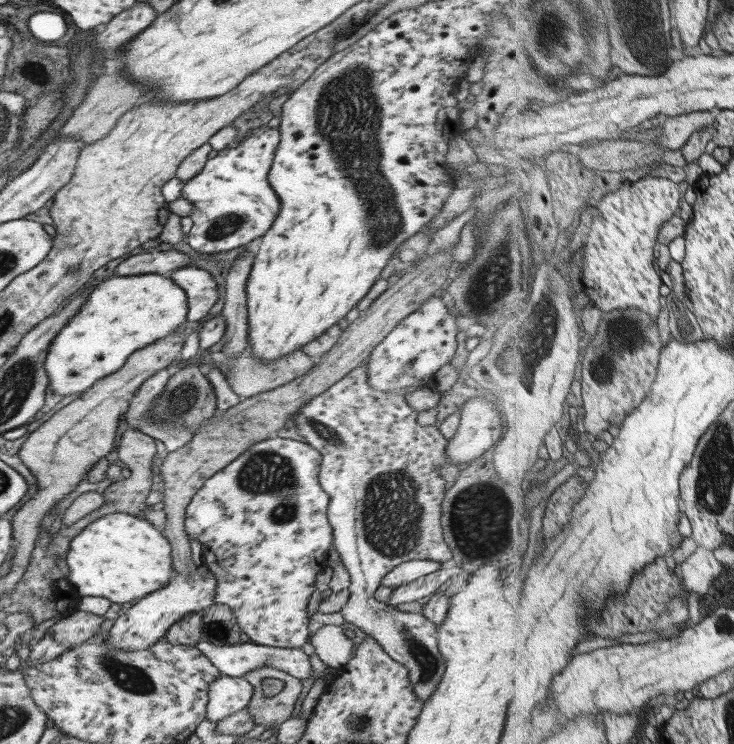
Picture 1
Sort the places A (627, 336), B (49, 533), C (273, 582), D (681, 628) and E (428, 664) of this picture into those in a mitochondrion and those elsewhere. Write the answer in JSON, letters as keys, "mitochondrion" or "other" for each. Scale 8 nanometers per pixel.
{"A":"mitochondrion","B":"other","C":"other","D":"other","E":"mitochondrion"}

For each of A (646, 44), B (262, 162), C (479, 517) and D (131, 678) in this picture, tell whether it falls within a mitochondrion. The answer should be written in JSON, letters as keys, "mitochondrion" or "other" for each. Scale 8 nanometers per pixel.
{"A":"mitochondrion","B":"other","C":"mitochondrion","D":"mitochondrion"}

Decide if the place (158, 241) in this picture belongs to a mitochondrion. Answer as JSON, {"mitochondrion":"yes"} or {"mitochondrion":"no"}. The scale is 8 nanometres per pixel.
{"mitochondrion":"no"}

